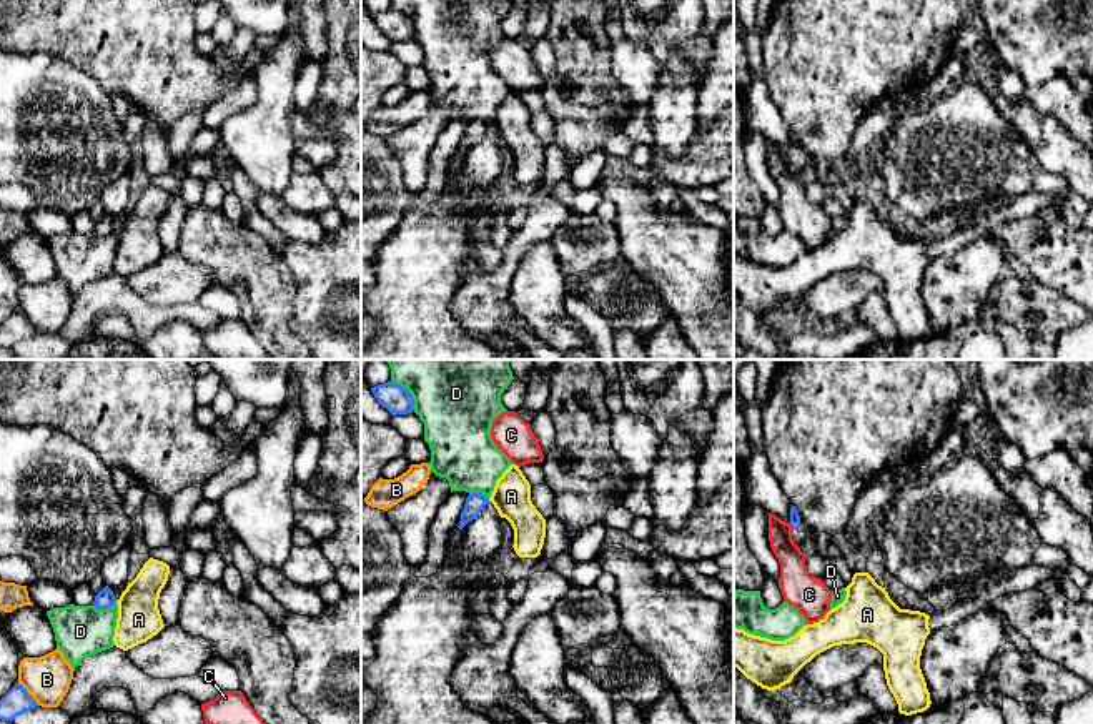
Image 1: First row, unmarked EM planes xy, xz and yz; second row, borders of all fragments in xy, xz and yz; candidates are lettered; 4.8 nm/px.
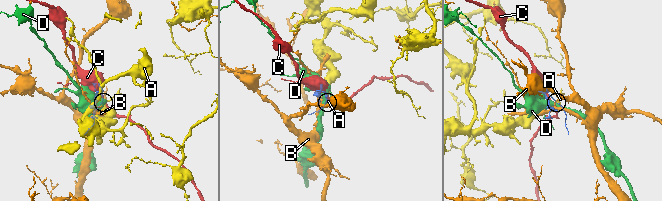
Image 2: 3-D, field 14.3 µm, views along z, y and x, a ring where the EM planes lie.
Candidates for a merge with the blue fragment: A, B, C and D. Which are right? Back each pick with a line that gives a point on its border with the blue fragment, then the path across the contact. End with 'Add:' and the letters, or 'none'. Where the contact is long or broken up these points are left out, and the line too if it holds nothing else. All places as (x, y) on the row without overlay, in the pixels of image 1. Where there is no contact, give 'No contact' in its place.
Add: none

